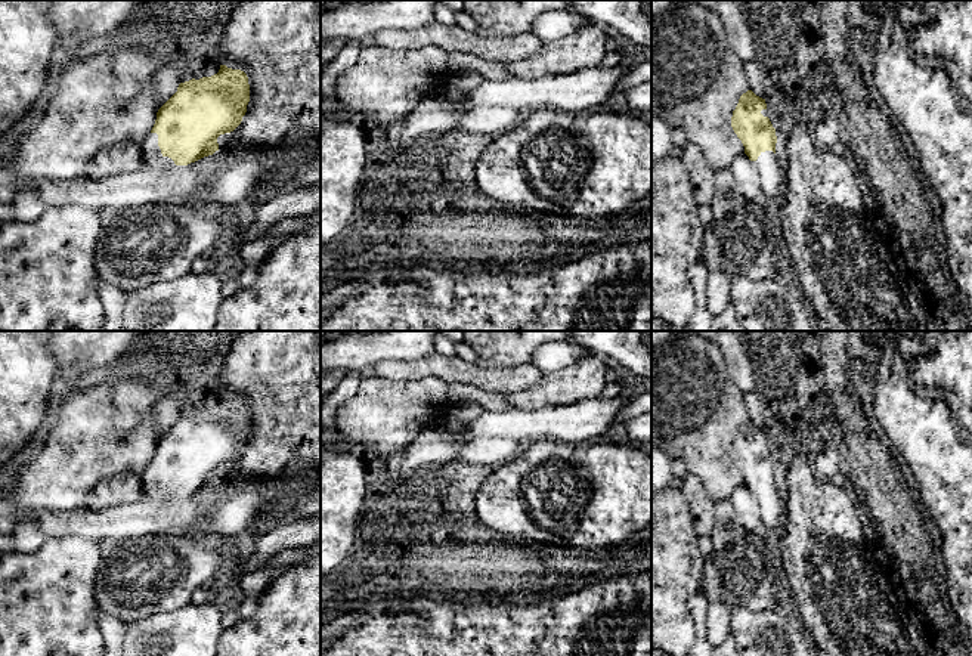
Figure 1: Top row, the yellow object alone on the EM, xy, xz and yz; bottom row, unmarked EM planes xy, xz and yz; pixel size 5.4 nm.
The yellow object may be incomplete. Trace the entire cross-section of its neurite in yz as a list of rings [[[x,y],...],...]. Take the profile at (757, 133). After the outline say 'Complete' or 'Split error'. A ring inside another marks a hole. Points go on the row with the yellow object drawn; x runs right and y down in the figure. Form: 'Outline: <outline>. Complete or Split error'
Outline: [[[752,90],[743,93],[731,117],[731,127],[745,146],[765,201],[780,201],[786,194],[786,173],[776,155],[781,136],[771,124],[765,99]]]. Split error

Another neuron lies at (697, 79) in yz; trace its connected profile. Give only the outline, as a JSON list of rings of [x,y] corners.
[[[685,1],[651,18],[651,117],[682,130],[713,171],[728,168],[736,157],[745,154],[731,117],[747,90],[745,64],[731,49],[713,9]]]

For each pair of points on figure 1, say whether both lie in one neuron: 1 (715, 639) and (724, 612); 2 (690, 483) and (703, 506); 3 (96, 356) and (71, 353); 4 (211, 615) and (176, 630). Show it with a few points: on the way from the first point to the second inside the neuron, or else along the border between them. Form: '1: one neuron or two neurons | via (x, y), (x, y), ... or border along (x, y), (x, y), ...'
1: one neuron | via (717, 633), (718, 618)
2: one neuron | via (693, 489), (697, 500)
3: one neuron | via (90, 353), (77, 353)
4: one neuron | via (203, 622), (194, 630), (185, 630)

